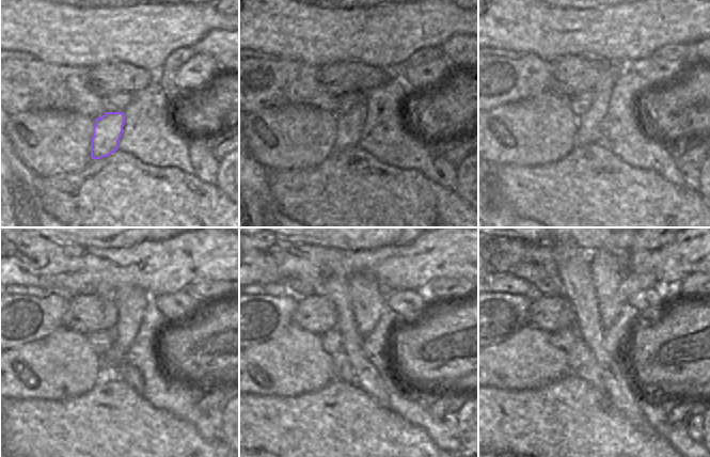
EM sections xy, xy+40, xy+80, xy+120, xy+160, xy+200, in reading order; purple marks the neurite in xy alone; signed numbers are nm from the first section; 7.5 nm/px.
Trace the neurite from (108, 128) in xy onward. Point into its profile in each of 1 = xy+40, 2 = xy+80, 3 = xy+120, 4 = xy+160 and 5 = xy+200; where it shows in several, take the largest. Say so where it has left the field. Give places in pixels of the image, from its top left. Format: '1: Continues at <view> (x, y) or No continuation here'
1: Continues at xy+40 (349, 125)
2: Continues at xy+80 (588, 124)
3: Continues at xy+120 (130, 300)
4: Continues at xy+160 (368, 297)
5: Continues at xy+200 (605, 272).

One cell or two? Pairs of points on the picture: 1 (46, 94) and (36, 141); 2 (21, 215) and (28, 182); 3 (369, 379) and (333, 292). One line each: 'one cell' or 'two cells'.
1: two cells
2: one cell
3: one cell

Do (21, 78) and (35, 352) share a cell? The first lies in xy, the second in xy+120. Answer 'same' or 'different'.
different

